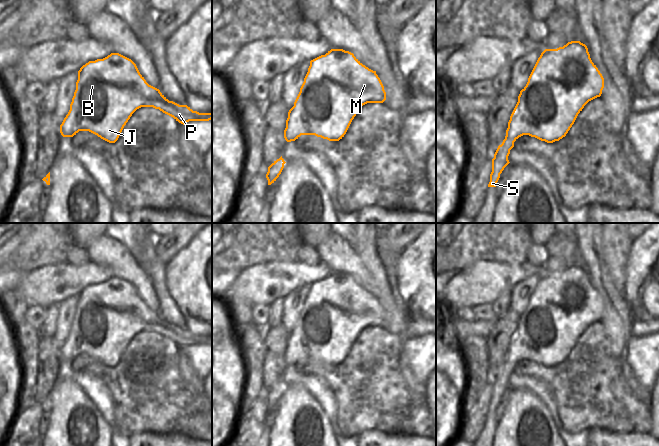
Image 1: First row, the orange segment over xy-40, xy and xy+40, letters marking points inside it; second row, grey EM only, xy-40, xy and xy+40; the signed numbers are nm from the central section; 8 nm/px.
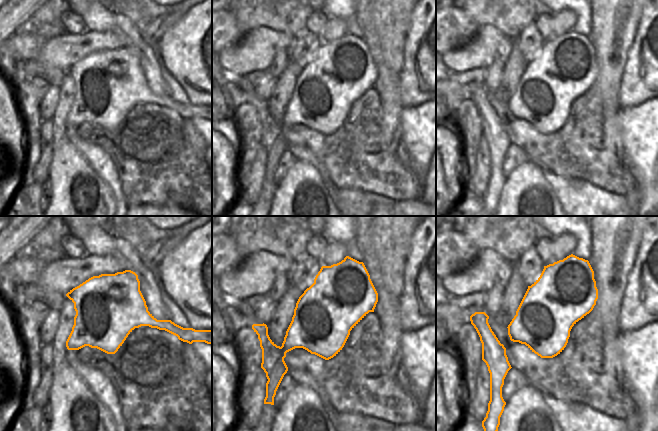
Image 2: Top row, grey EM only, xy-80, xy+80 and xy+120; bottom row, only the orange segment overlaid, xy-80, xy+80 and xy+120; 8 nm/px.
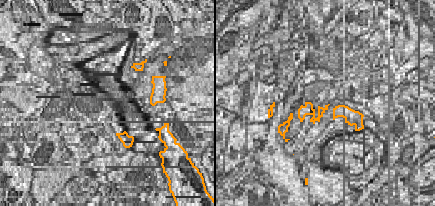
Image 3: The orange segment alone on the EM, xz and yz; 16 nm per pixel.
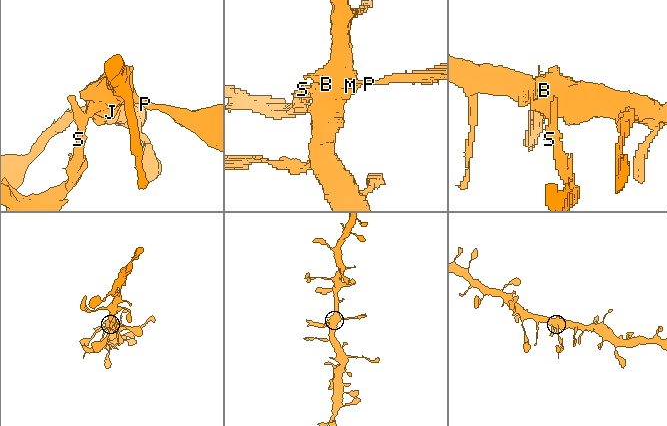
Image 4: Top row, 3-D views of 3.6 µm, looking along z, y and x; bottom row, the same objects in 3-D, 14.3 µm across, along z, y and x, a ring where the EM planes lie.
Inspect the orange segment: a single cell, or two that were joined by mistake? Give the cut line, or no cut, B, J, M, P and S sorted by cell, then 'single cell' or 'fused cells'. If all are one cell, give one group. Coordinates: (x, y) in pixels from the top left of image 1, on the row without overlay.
cut in xy+40 along (505, 362), (508, 362), (513, 367); B J M P / S; fused cells

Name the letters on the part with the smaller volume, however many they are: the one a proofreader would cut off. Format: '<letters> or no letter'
S

